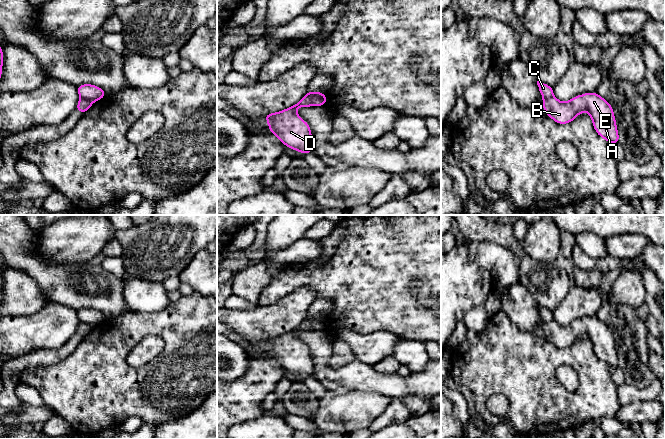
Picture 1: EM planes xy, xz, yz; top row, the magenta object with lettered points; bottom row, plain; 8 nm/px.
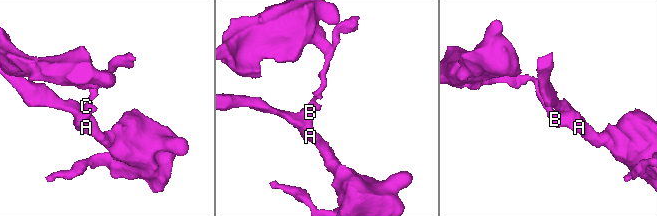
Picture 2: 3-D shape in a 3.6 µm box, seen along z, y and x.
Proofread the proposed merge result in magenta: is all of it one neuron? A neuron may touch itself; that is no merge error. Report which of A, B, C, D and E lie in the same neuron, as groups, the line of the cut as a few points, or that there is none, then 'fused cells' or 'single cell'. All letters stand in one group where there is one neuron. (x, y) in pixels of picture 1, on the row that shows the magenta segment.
A B D E / C | xy (80, 97), (91, 103) | fused cells

